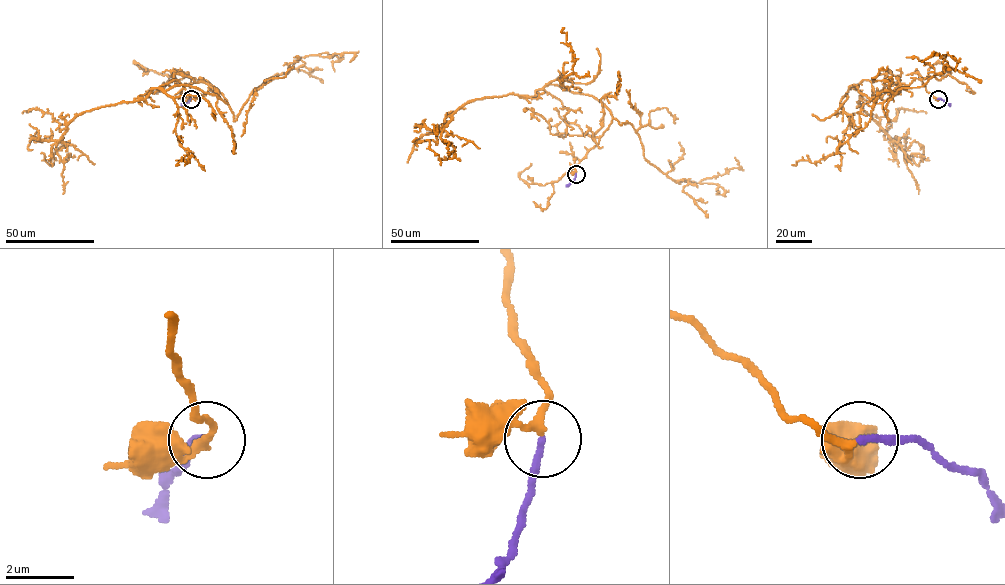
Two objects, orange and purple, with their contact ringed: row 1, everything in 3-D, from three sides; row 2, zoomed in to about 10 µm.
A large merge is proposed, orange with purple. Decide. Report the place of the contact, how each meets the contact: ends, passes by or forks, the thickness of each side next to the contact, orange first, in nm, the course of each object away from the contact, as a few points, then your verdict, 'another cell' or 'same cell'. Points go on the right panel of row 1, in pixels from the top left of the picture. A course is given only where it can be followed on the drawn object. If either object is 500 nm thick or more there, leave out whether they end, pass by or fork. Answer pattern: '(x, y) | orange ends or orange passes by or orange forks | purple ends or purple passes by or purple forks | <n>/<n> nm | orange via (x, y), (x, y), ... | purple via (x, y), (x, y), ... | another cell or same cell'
(938, 99) | orange passes by | purple ends | 200/200 nm | orange via (937, 99), (922, 78), (880, 103), (848, 88), (901, 150), (923, 146), (918, 165), (904, 153) | purple via (938, 99), (950, 105) | same cell

